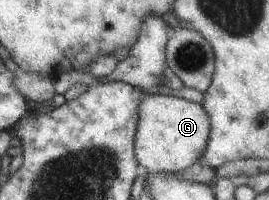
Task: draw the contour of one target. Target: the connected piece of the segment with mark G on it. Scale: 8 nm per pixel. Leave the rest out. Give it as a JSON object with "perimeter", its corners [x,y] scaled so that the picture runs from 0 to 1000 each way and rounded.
{"perimeter":[[[543,470],[509,530],[494,765],[558,870],[651,865],[740,800],[777,685],[781,615],[747,515],[639,475]]]}

